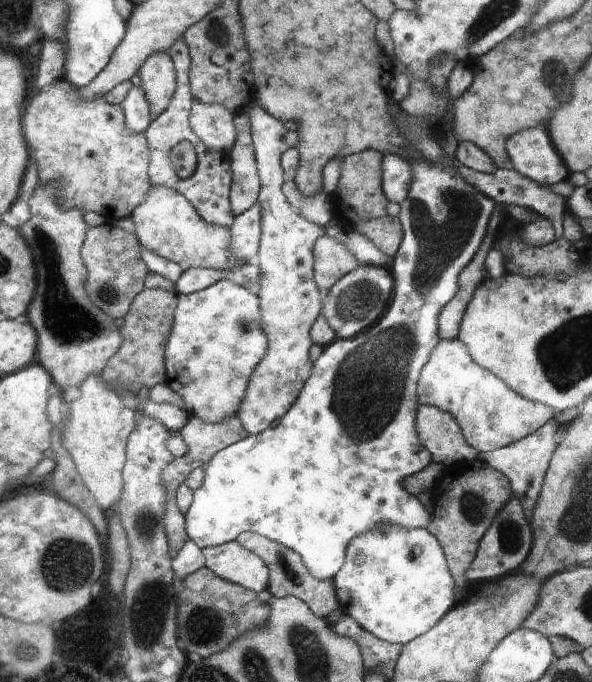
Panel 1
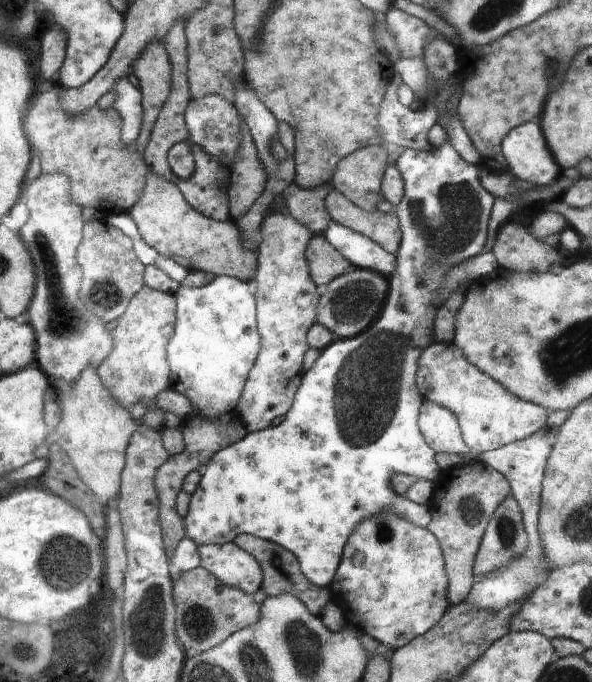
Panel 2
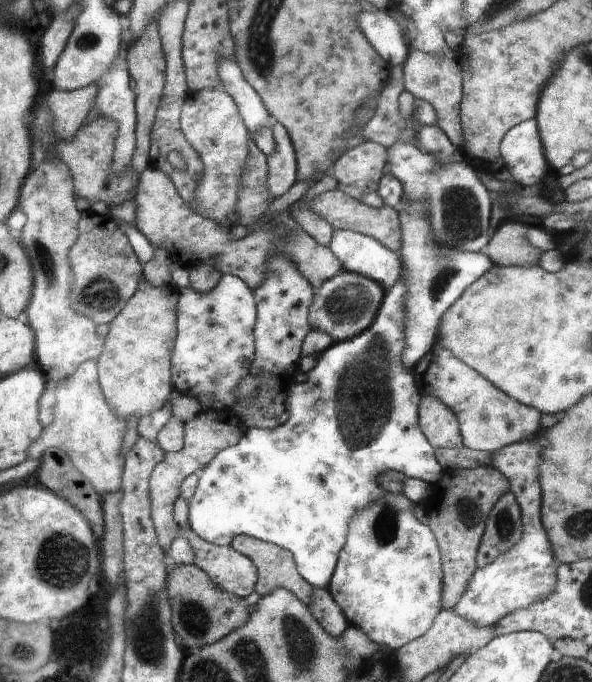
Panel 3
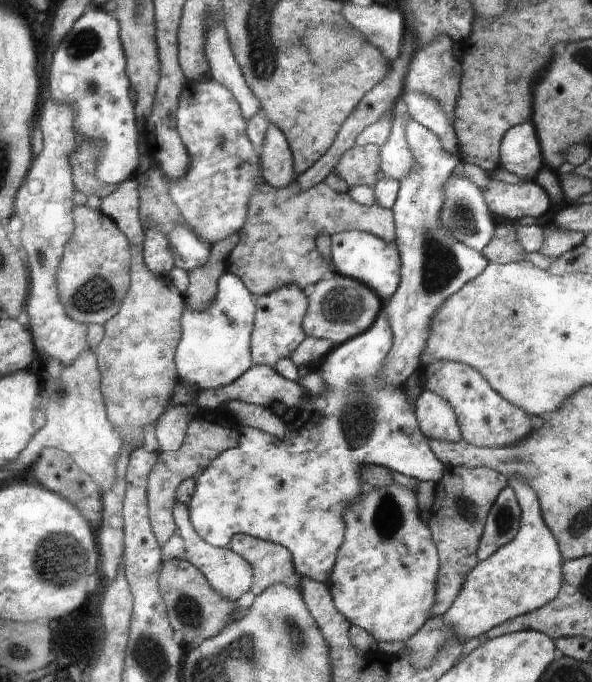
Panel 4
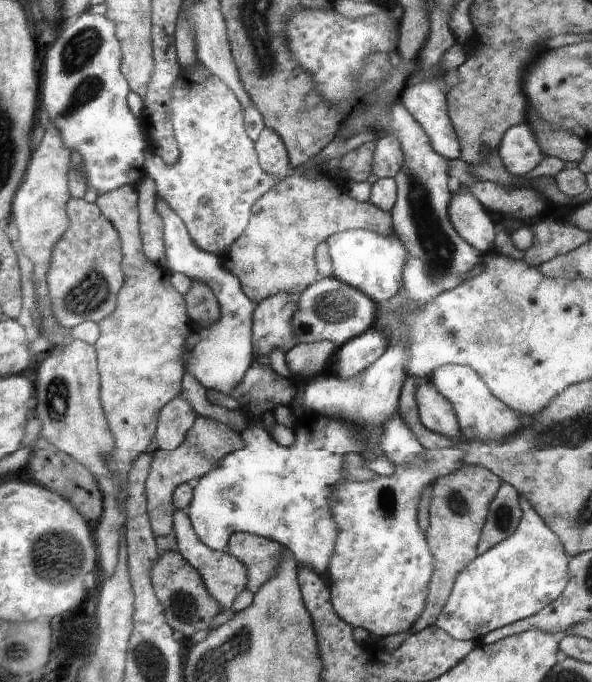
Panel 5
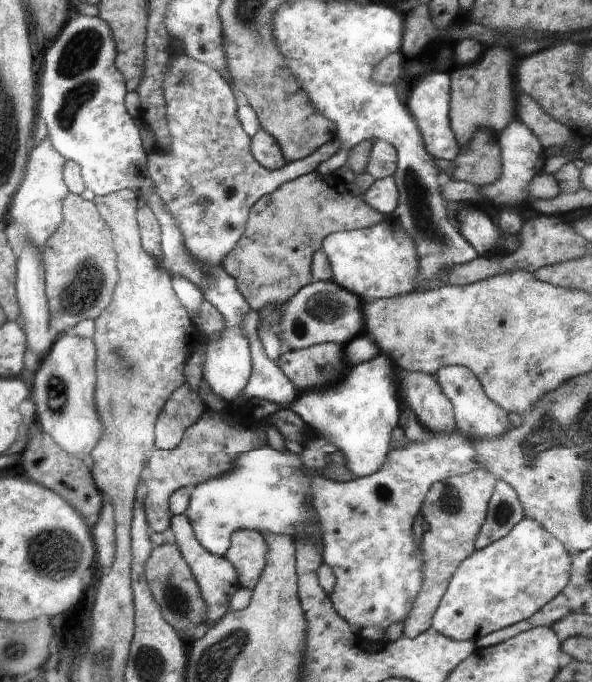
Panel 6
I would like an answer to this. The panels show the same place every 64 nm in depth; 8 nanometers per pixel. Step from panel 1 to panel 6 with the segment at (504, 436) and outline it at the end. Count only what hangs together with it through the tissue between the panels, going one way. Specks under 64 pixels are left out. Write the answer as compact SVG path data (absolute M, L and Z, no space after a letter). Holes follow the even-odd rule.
M460 365L442 366L434 374L434 380L438 382L442 394L452 403L457 430L464 436L469 439L487 439L500 436L510 429L508 412L484 394L482 384L470 368Z

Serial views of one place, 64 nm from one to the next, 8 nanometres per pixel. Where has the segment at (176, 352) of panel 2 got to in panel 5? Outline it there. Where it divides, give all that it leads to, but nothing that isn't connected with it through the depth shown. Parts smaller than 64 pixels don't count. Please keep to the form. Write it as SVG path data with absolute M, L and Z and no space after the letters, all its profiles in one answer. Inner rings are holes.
M157 199L155 204L157 213L164 224L164 248L166 248L166 268L171 272L180 272L191 280L202 280L216 296L220 309L220 318L200 328L192 323L192 329L186 340L186 354L184 354L184 372L193 375L206 389L222 394L230 394L240 382L253 363L254 345L251 341L253 327L253 312L255 304L242 292L240 280L225 267L226 261L210 252L200 250L192 240L184 222L170 210L170 207Z

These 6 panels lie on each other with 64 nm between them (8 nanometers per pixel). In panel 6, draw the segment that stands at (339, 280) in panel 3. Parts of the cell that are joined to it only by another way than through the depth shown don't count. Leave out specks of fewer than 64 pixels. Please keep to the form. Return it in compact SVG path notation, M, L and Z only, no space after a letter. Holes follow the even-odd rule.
M311 282L287 300L280 318L280 336L284 349L300 350L308 346L334 342L345 345L358 335L364 334L366 318L362 302L365 300L344 290L336 282Z

